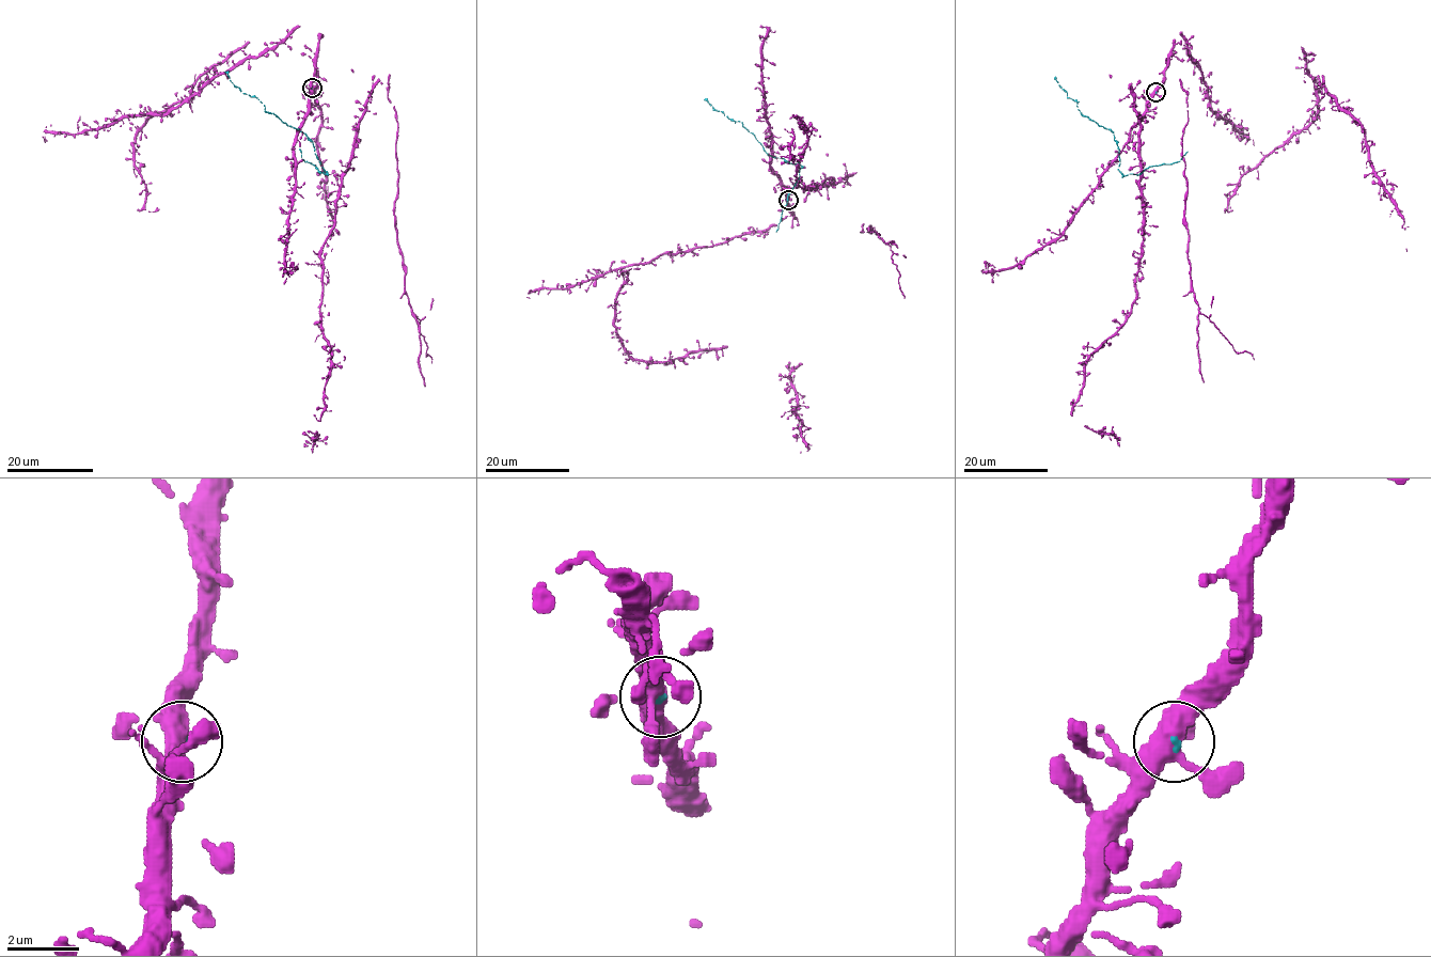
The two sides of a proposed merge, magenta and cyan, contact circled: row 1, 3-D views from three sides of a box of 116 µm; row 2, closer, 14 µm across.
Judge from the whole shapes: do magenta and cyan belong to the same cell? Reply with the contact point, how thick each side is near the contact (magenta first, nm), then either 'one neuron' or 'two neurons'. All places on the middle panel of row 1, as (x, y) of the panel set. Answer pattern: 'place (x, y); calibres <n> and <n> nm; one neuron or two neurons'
place (788, 200); calibres 400 and 110 nm; one neuron

